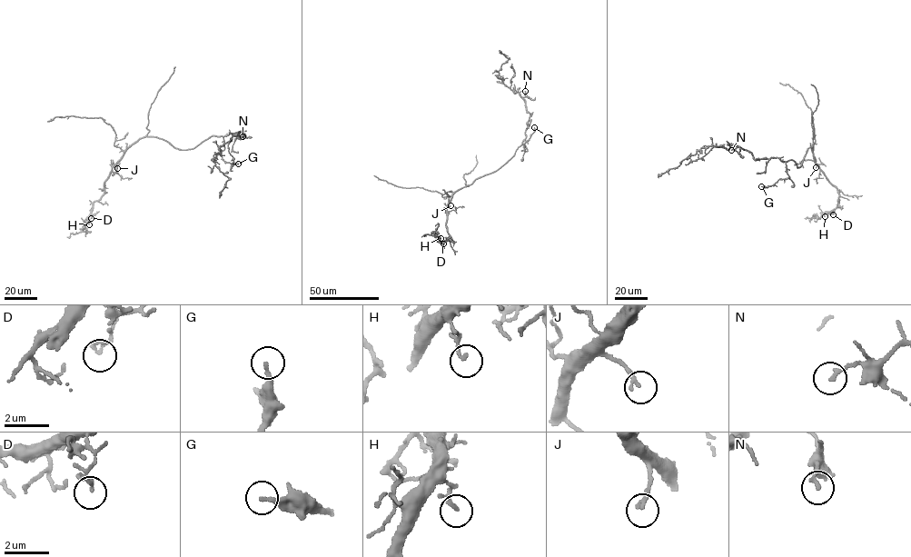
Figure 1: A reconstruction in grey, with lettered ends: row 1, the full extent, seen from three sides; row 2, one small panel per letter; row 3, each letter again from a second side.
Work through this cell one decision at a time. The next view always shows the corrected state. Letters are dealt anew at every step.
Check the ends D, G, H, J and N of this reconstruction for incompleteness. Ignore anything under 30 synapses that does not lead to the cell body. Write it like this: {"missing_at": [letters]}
{"missing_at": []}

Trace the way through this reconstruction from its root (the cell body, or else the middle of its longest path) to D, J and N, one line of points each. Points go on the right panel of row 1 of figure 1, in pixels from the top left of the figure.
D: (798, 167), (812, 144), (815, 164), (838, 193), (838, 204), (833, 214)
J: (798, 167), (812, 144), (816, 167)
N: (798, 167), (791, 160), (756, 160), (739, 146), (731, 150)

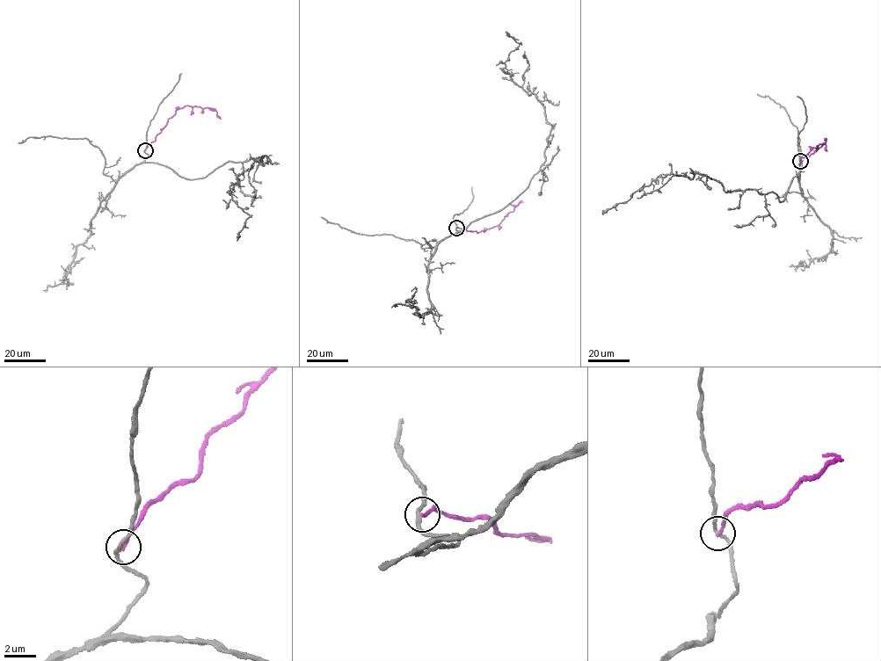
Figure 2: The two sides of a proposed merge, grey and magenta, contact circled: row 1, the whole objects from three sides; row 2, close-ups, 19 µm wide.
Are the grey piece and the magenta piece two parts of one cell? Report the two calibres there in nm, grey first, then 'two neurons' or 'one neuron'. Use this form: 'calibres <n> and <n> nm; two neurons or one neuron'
calibres 220 and 200 nm; two neurons

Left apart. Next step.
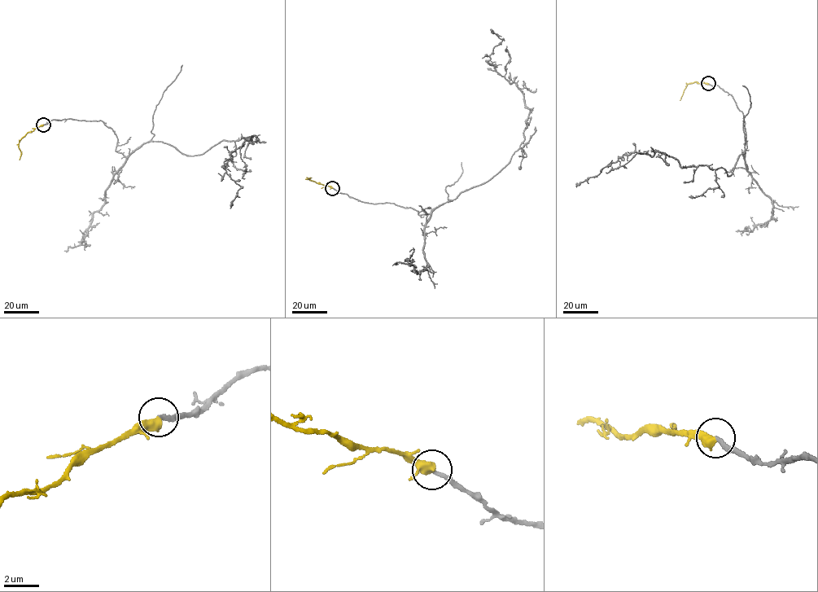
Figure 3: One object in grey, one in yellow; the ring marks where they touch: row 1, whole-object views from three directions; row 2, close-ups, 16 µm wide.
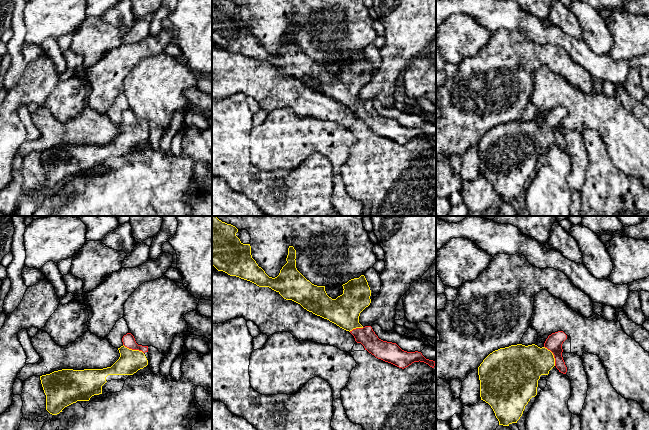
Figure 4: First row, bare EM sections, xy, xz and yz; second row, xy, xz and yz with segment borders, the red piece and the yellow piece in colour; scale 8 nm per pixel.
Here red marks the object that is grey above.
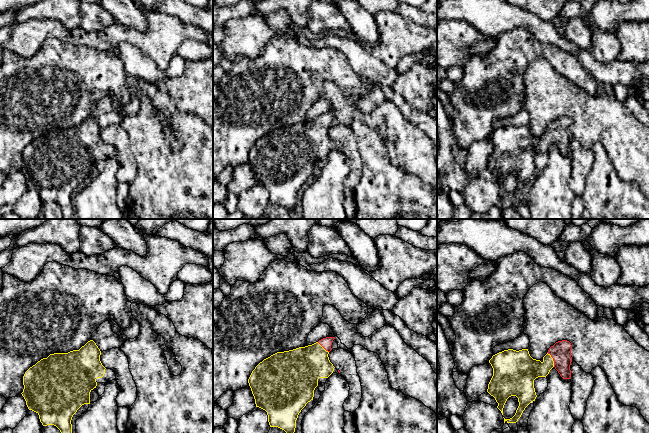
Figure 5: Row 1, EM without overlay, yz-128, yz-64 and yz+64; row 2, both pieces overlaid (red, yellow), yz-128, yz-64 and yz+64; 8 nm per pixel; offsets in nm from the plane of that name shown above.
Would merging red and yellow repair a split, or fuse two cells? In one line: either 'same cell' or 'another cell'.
same cell

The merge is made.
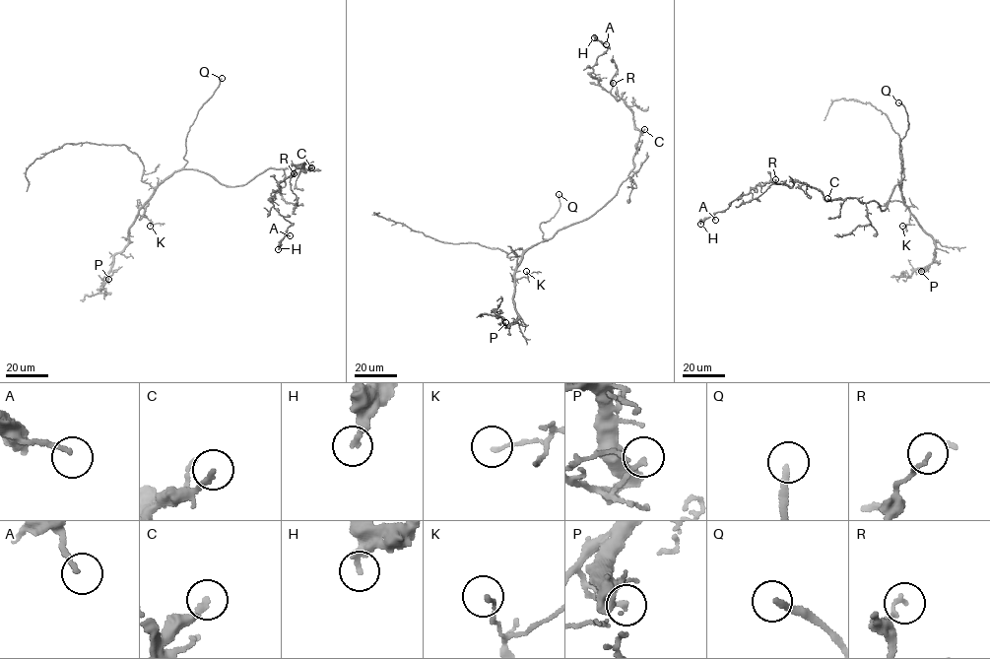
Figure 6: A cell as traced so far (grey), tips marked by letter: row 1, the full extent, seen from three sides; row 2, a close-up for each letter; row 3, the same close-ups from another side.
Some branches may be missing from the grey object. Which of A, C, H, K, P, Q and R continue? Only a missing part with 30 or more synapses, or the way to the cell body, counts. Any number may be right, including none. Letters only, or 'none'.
C, Q

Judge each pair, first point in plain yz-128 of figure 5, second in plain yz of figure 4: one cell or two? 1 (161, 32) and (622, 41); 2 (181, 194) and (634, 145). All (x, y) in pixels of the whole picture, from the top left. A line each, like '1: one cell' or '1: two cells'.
1: one cell
2: two cells

